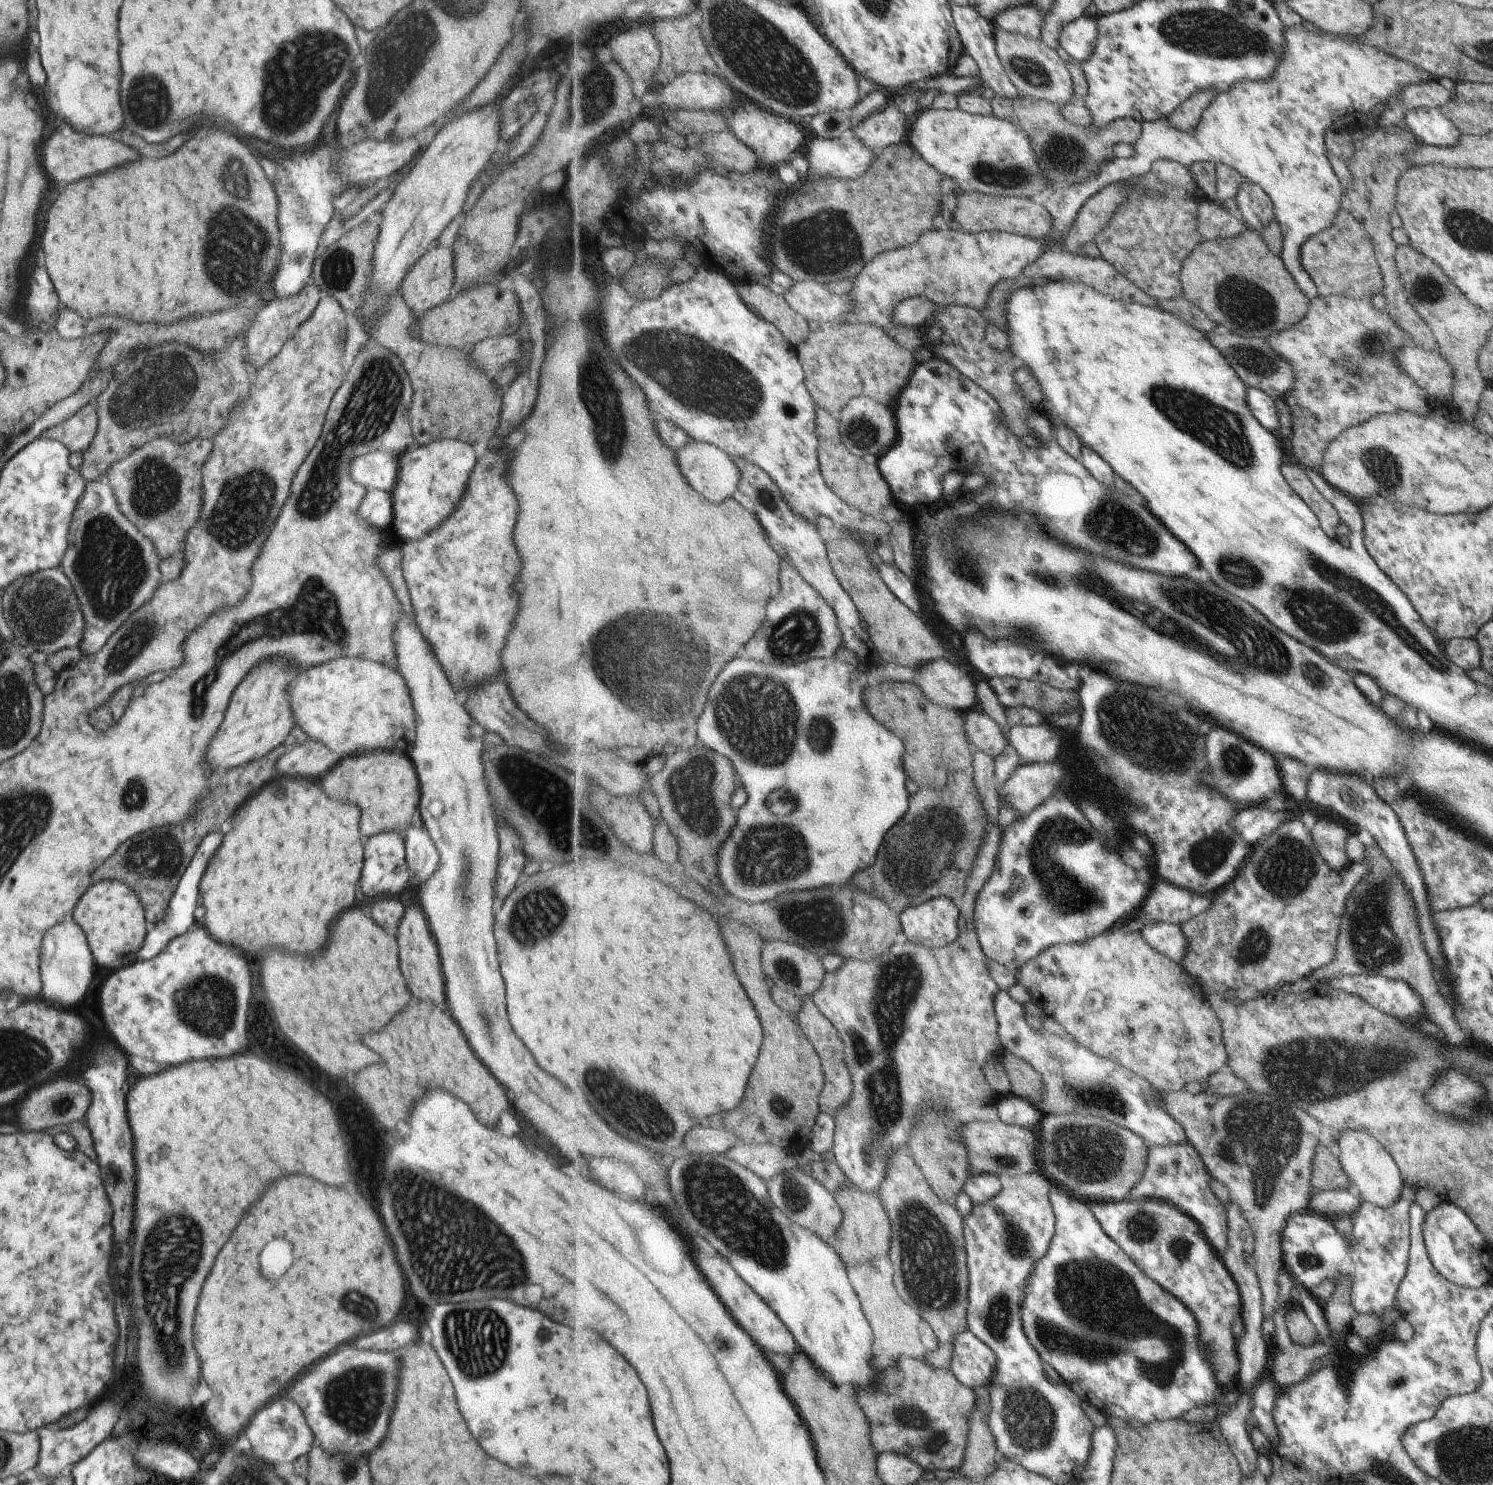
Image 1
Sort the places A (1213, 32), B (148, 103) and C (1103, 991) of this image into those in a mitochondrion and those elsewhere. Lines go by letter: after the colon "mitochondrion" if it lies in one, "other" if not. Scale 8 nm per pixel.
A: mitochondrion
B: mitochondrion
C: other

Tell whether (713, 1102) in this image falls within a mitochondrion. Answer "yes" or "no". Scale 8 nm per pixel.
no

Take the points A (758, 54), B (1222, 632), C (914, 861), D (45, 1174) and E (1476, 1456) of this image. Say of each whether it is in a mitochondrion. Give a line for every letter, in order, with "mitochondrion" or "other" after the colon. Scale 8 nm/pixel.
A: mitochondrion
B: mitochondrion
C: mitochondrion
D: other
E: mitochondrion

